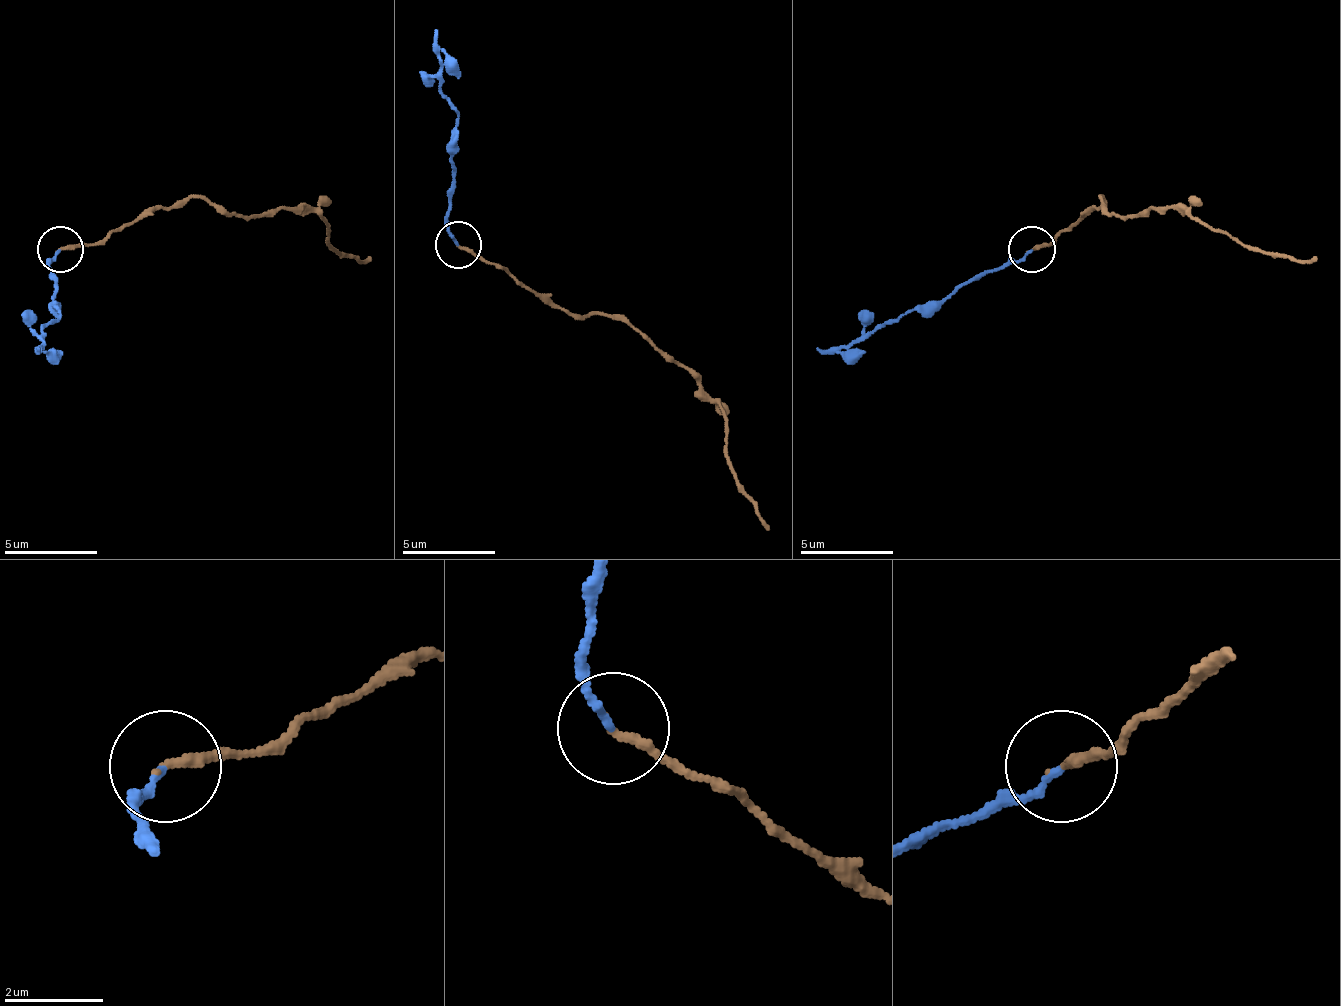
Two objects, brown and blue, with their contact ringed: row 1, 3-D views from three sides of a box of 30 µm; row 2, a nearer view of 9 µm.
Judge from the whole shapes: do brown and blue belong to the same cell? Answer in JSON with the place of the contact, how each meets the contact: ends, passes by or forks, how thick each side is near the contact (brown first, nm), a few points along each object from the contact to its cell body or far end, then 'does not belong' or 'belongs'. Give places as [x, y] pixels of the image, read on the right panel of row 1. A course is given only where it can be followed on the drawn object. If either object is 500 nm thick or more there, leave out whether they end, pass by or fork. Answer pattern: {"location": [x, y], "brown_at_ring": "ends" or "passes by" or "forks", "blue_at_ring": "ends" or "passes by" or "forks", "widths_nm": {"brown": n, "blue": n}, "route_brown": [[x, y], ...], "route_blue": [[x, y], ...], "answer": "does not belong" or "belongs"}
{"location": [1031, 249], "brown_at_ring": "ends", "blue_at_ring": "ends", "widths_nm": {"brown": 180, "blue": 140}, "route_brown": [[1030, 250], [1049, 246], [1100, 199], [1110, 213], [1180, 208], [1292, 260], [1315, 255]], "route_blue": [[1030, 250], [1021, 260], [984, 269], [839, 348], [816, 348]], "answer": "does not belong"}

